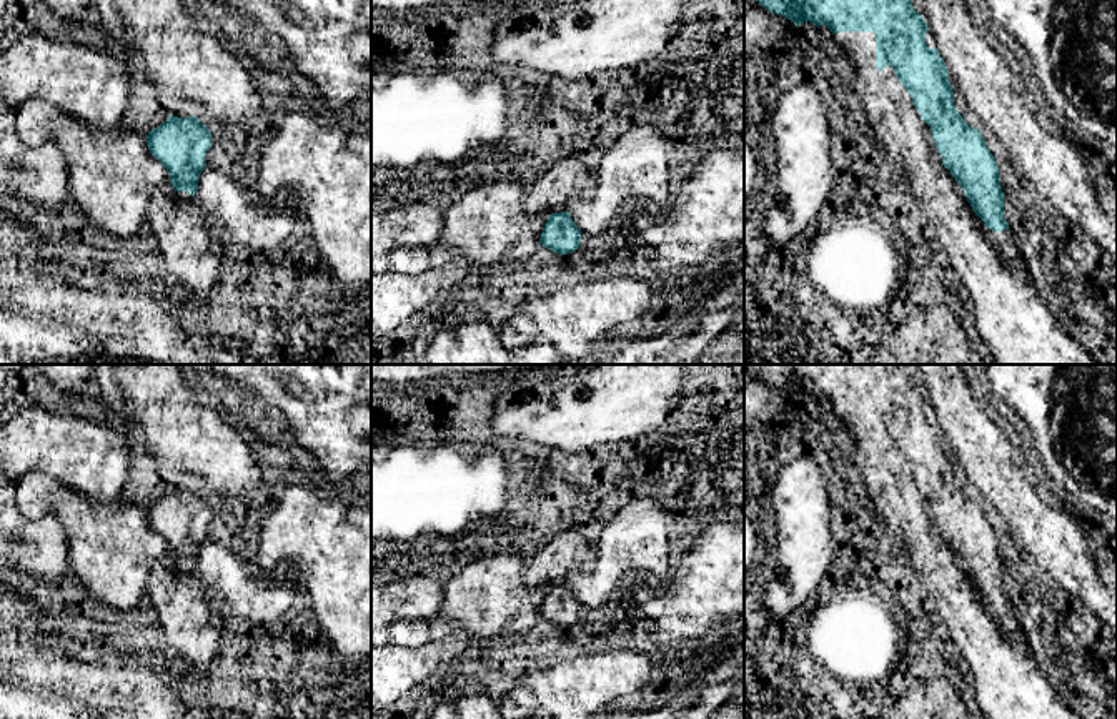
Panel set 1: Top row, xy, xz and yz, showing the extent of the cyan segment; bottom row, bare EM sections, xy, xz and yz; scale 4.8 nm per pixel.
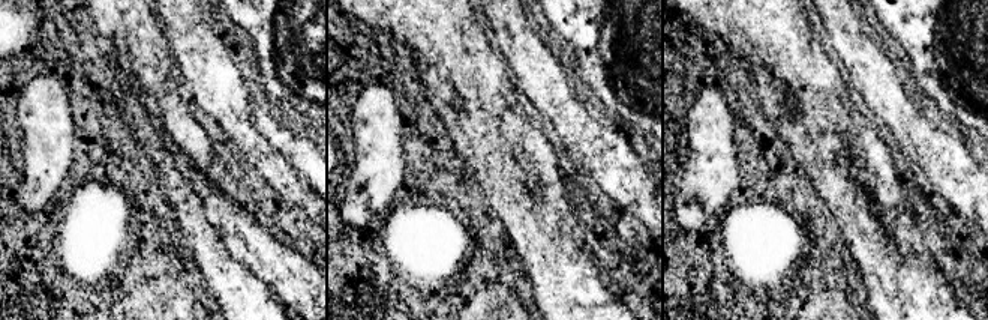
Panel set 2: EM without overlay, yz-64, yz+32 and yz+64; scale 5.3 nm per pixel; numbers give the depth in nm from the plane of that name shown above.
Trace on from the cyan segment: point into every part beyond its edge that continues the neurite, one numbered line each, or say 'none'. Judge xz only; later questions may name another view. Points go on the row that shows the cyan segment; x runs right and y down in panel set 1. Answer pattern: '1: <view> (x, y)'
1: xz (565, 180)

